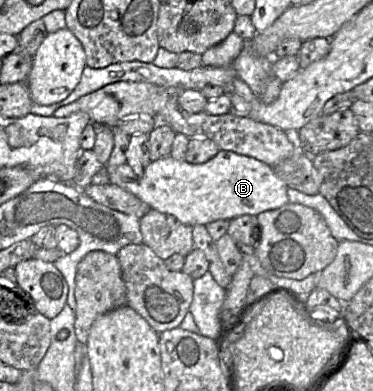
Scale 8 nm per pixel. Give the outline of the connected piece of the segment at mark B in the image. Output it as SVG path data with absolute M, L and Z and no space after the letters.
M220 150L213 158L201 164L191 164L185 159L176 160L168 155L151 161L140 177L133 172L128 163L124 163L117 166L114 171L102 170L95 183L111 183L125 189L125 184L129 181L135 181L134 195L146 202L151 209L173 215L181 223L190 226L207 225L218 219L231 220L242 215L257 216L289 203L288 186L275 174L271 165L228 150Z

